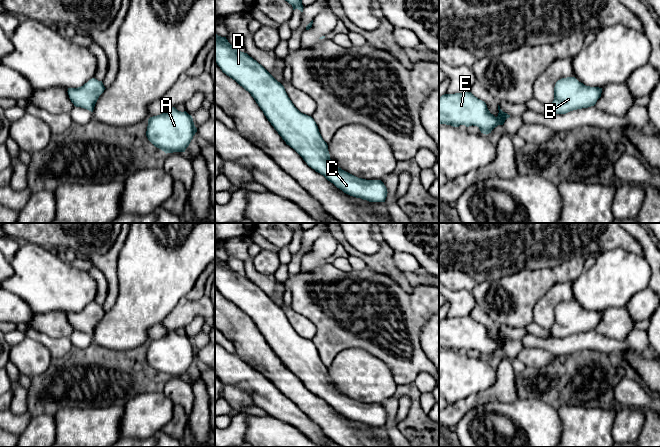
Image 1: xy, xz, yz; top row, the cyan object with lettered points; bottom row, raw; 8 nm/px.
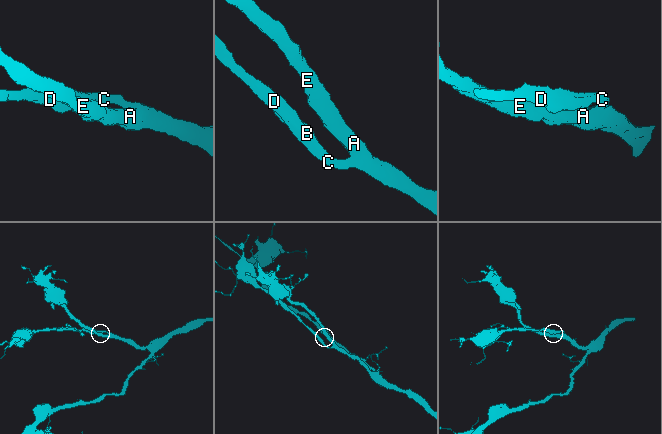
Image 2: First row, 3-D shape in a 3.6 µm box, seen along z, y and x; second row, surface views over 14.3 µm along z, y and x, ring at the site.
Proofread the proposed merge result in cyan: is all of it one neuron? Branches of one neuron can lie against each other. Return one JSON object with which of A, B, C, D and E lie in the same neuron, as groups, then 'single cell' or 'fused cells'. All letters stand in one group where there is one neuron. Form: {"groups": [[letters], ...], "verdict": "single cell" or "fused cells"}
{"groups": [["A", "B", "C", "D", "E"]], "verdict": "single cell"}

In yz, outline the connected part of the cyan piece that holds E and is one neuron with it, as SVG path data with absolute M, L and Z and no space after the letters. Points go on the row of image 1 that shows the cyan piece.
M471 92L444 94L439 98L439 123L453 127L473 125L487 135L510 117L499 105L498 110L498 116L495 117L488 110L486 103Z

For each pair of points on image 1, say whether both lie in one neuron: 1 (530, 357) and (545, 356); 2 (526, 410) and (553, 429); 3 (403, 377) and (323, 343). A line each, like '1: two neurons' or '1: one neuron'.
1: one neuron
2: one neuron
3: one neuron

